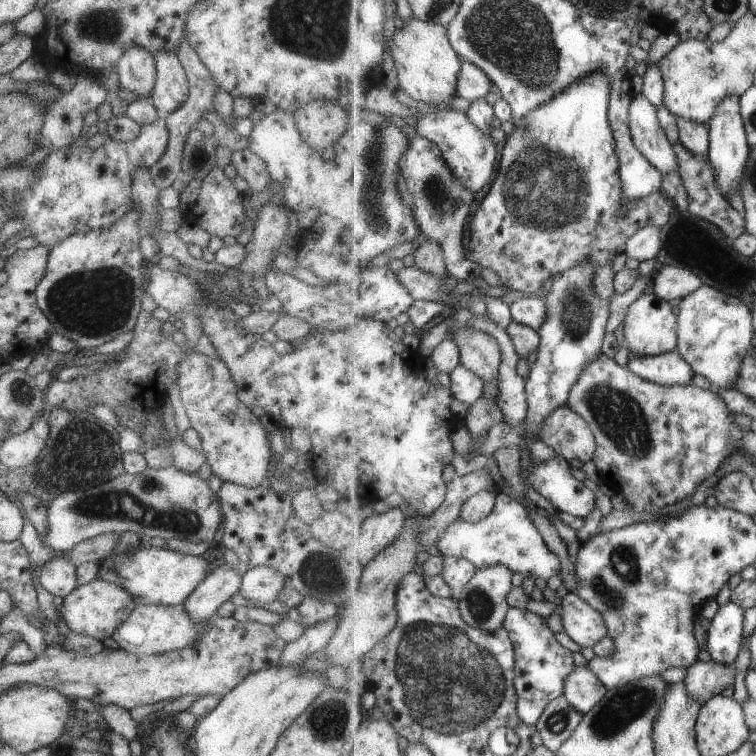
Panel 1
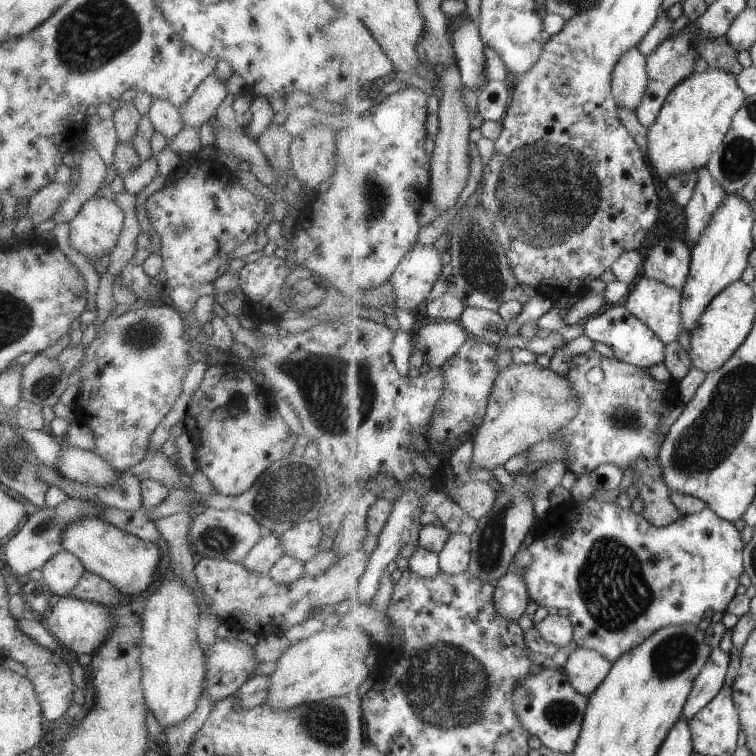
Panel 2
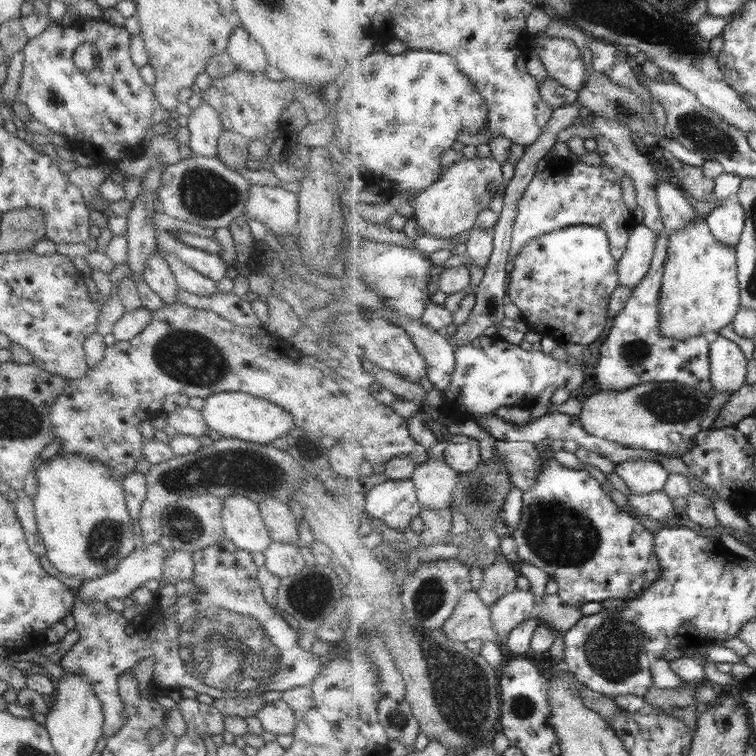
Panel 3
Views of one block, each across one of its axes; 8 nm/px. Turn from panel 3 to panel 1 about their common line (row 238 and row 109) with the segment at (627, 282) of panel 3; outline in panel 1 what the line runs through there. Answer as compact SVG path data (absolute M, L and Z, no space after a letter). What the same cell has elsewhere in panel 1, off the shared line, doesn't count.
M642 92L634 96L629 120L635 146L662 172L662 176L677 172L674 144L660 123L658 108Z

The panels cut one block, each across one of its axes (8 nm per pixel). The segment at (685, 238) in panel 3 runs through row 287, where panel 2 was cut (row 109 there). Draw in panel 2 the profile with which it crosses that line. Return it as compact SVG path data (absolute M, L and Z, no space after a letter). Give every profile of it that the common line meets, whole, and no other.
M709 66L704 72L693 73L669 94L660 116L649 127L648 136L647 160L663 182L677 174L704 169L723 146L725 135L732 129L733 119L747 98L737 78L731 72Z

